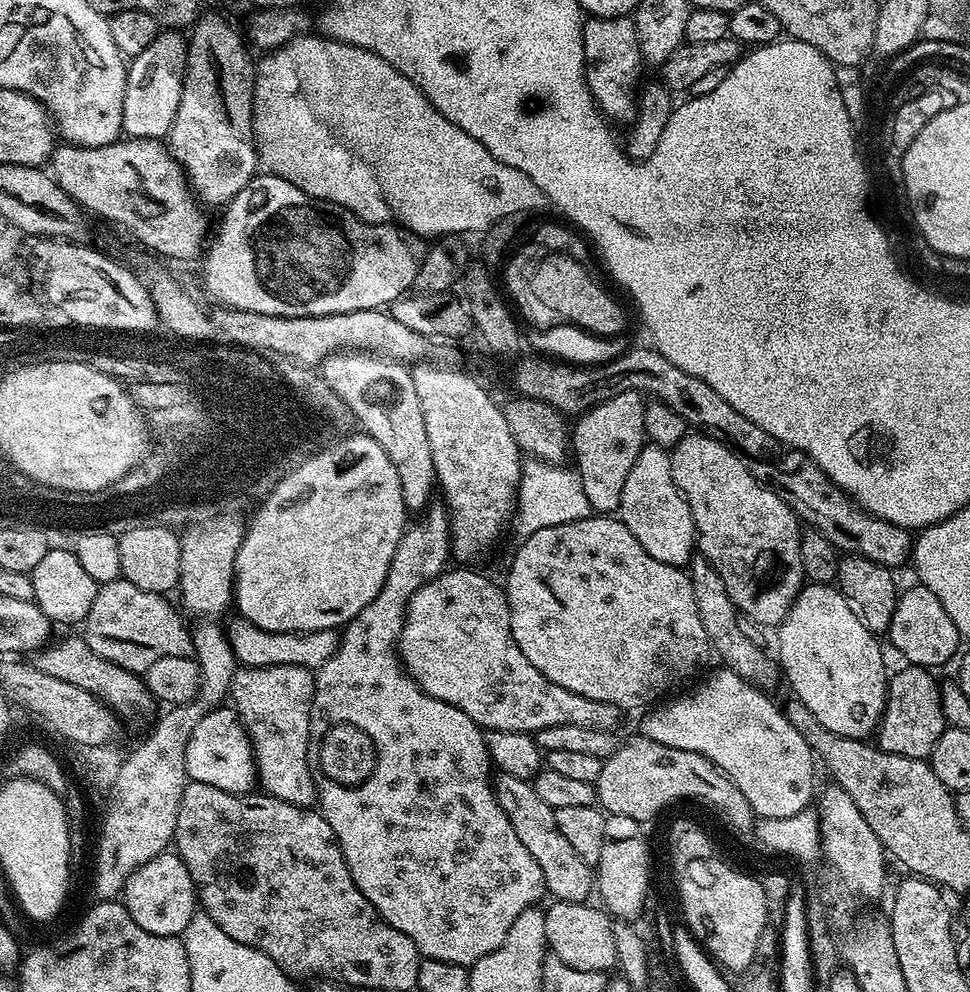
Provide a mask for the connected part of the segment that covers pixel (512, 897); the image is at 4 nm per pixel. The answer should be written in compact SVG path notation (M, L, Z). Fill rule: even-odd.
M436 502L423 509L417 524L409 523L405 527L402 538L398 542L398 550L394 550L394 558L390 562L390 570L386 574L386 582L382 590L378 590L375 598L369 602L354 619L343 625L340 632L338 650L315 673L316 689L310 710L310 734L308 735L308 765L312 771L312 780L316 783L316 804L320 815L330 822L330 830L334 830L337 846L342 850L346 866L350 870L350 878L362 890L362 894L378 910L378 914L394 930L402 930L410 942L414 942L421 957L438 962L454 962L470 966L478 962L486 954L498 950L502 946L506 934L510 934L510 926L514 926L518 914L522 910L537 907L540 899L545 899L546 889L542 870L538 862L522 846L518 834L514 834L514 826L510 818L506 818L506 810L498 806L494 787L494 768L488 759L488 747L484 741L486 732L477 726L474 718L462 714L458 706L450 706L450 702L442 702L433 696L427 696L422 689L412 681L412 677L404 671L397 652L400 631L404 625L404 611L413 594L426 582L436 576L441 576L449 567L452 551L452 538L448 530L448 514L443 503Z

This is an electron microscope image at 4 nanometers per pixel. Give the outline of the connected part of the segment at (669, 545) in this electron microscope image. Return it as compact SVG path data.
M648 444L640 452L623 486L618 516L652 558L676 567L685 567L691 561L698 538L696 524L683 492L674 482L671 457L665 449Z

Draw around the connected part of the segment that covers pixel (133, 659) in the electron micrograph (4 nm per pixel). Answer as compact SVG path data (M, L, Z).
M123 578L99 585L96 589L94 606L90 606L90 614L82 621L84 640L90 646L90 650L94 650L94 654L102 654L102 658L137 674L147 674L150 666L154 666L154 662L158 662L158 658L191 657L193 655L192 633L189 625L184 625L183 618L185 619L185 617L181 615L178 608L178 613L176 613L175 606L168 599L167 595L158 592L138 590L138 586L134 586L134 582Z

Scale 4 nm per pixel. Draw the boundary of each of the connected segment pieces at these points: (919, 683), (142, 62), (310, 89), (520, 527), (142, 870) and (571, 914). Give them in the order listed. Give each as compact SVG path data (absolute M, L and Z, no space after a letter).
M904 666L901 672L893 671L888 681L888 701L884 716L878 725L878 746L883 752L902 754L906 758L928 760L938 738L942 738L946 721L942 710L940 684L927 668Z
M164 30L142 54L127 65L126 96L122 98L123 135L134 139L160 140L172 129L178 102L182 102L184 71L188 61L188 41L179 31Z
M301 34L301 35L298 35L298 36L296 36L296 37L295 37L295 38L293 38L293 40L291 40L291 41L290 41L290 42L286 42L286 43L285 43L285 44L284 44L284 45L282 45L282 47L280 47L280 48L274 48L274 49L271 49L271 51L269 51L269 52L268 52L268 53L267 53L267 55L265 55L265 56L268 56L268 57L266 57L266 58L265 58L265 60L264 60L264 61L262 61L262 62L261 62L261 61L259 61L259 63L257 63L257 64L256 64L256 85L255 85L255 86L254 86L254 98L253 98L253 99L252 99L252 130L253 130L253 132L255 132L255 134L256 134L256 158L257 158L257 161L258 161L258 164L259 164L259 167L260 167L260 168L261 168L261 169L263 169L263 171L264 171L264 172L265 172L265 173L267 173L267 175L269 175L269 176L277 176L277 177L278 177L278 178L286 178L286 182L290 182L290 186L298 186L298 190L302 190L302 191L303 191L303 192L305 192L305 193L306 193L306 194L310 194L310 195L311 195L311 196L313 196L313 197L314 197L314 199L315 199L315 200L329 200L329 202L331 202L331 203L332 203L332 204L337 204L337 205L338 205L338 206L342 206L342 207L343 207L343 208L344 208L344 209L345 209L345 210L346 210L346 211L348 211L348 212L352 212L352 213L353 213L353 214L355 214L355 215L356 215L356 217L358 217L358 219L359 219L359 220L362 220L362 221L364 221L364 223L365 223L365 224L383 224L383 223L385 223L385 222L395 222L395 223L397 223L397 224L399 224L399 225L400 225L400 227L401 227L401 228L403 228L403 229L405 229L405 230L407 230L407 231L409 231L409 232L411 232L411 233L412 233L412 235L414 235L414 236L418 236L418 237L421 237L421 238L429 238L429 237L428 237L428 236L432 236L432 237L431 237L431 238L452 238L452 237L455 237L455 236L456 236L456 235L457 235L457 234L464 234L464 233L460 233L460 232L477 232L477 234L483 234L483 233L485 233L485 232L487 232L487 231L488 231L488 228L489 228L489 227L490 227L490 226L494 226L494 222L498 222L498 218L506 218L506 214L518 214L518 213L519 213L519 212L523 212L523 213L525 213L525 214L531 214L531 212L532 212L532 211L534 211L534 210L535 210L535 208L540 208L540 207L542 207L542 206L543 206L543 207L545 207L545 204L546 204L546 201L545 201L545 199L544 199L544 195L543 195L543 194L542 194L542 190L538 190L538 186L534 186L534 182L530 182L530 178L526 178L526 174L522 174L522 170L514 170L514 166L506 166L506 162L498 162L498 158L494 158L494 154L490 154L490 150L486 150L486 146L482 146L482 142L478 142L478 141L477 141L477 140L475 140L475 139L474 139L474 138L470 138L470 134L466 134L466 130L462 130L462 129L461 129L461 128L459 128L459 127L458 127L458 126L454 126L454 122L450 122L450 121L449 121L449 120L448 120L448 119L447 119L447 118L445 118L445 116L444 116L444 115L443 115L443 114L441 114L441 112L439 112L439 110L438 110L438 109L437 109L437 108L436 108L436 107L435 107L435 106L433 106L433 104L431 104L431 103L430 103L430 102L429 102L429 101L428 101L428 97L427 97L427 96L425 96L425 94L424 94L424 92L423 92L423 91L422 91L422 90L418 90L418 86L414 86L414 82L410 82L410 78L406 78L406 77L405 77L405 76L404 76L404 75L403 75L403 74L401 74L401 73L400 73L400 72L399 72L399 71L398 71L398 70L394 70L394 66L390 66L390 62L386 62L386 61L385 61L385 60L383 60L383 59L382 59L382 58L378 58L378 54L374 54L374 53L373 53L373 52L371 52L371 51L370 51L370 50L366 50L366 49L365 49L365 48L359 48L359 47L358 47L358 46L350 46L350 45L349 45L349 44L343 44L343 43L342 43L342 42L338 42L338 41L337 41L337 40L330 40L330 39L327 39L327 38L325 38L325 37L323 37L323 36L321 36L321 35L319 35L319 34L313 34L313 36L308 36L308 35L309 35L309 34Z
M528 458L523 461L520 470L520 486L514 501L514 525L517 537L538 534L538 530L546 530L546 526L562 526L566 522L587 520L592 507L586 502L586 494L582 490L580 477L571 467L550 460Z
M175 851L159 852L150 862L138 866L126 882L122 902L134 922L150 934L159 936L180 936L186 930L190 918L198 911L196 887L186 870L186 862Z
M558 900L549 905L544 908L549 953L562 958L562 962L574 970L611 973L611 968L617 967L613 917L603 907L591 908L588 902L579 904Z

